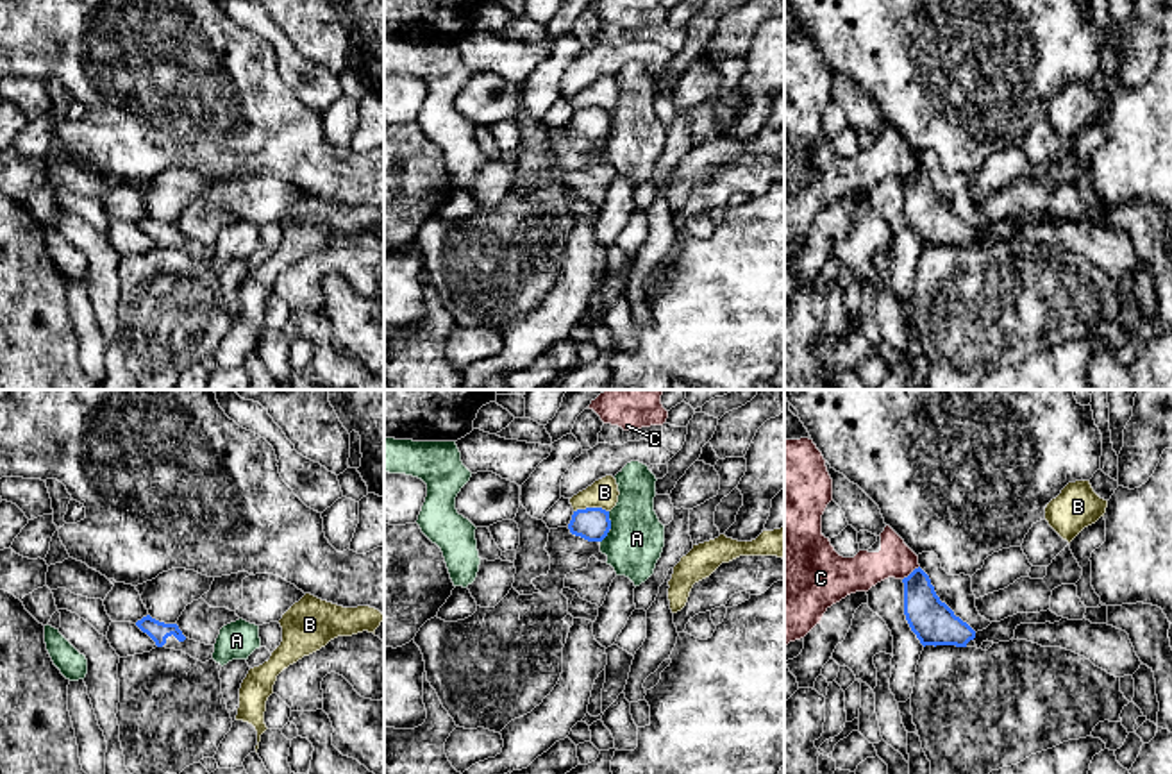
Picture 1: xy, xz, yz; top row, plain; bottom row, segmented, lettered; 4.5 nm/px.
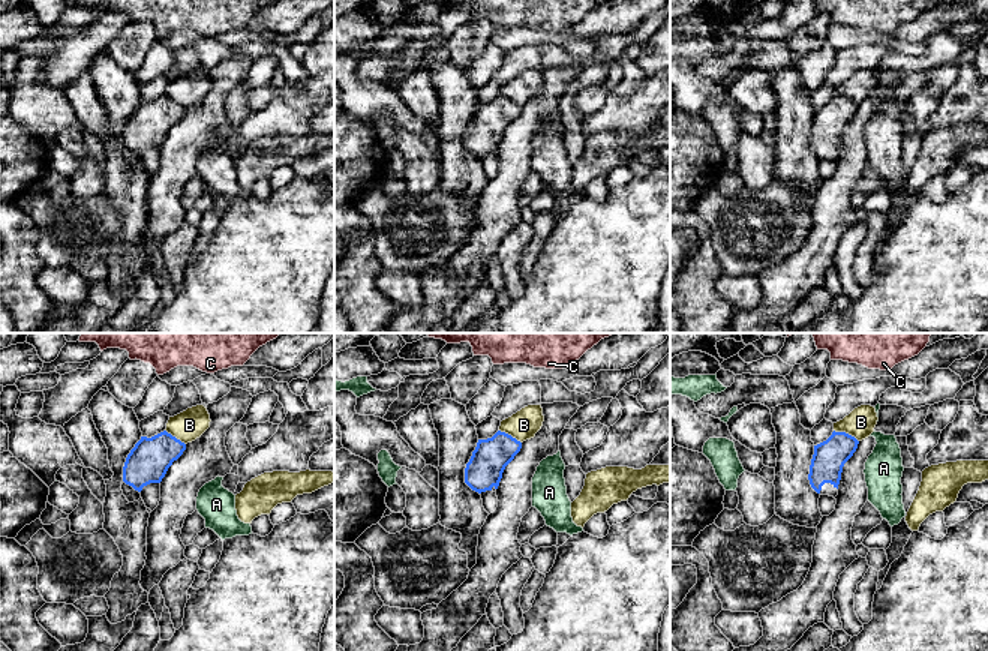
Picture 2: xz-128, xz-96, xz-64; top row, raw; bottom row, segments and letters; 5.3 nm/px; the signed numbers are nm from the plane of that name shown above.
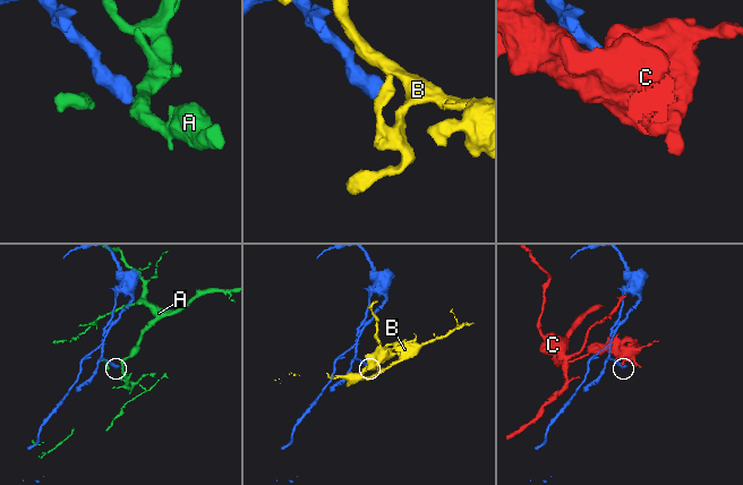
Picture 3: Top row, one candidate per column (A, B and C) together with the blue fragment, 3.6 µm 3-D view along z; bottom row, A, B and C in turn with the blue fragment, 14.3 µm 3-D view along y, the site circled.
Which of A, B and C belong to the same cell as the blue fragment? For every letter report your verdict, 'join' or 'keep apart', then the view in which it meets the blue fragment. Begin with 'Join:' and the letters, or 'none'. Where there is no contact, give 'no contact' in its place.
Join: none
A: keep apart; contact in xz
B: keep apart; contact in xz
C: keep apart; contact in yz

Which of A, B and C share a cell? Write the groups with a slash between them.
A / B / C

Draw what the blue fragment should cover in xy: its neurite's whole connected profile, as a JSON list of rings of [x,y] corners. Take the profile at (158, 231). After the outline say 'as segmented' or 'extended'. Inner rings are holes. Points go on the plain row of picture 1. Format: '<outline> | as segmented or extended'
[[[146,215],[138,220],[136,225],[146,232],[157,247],[182,250],[202,263],[213,257],[214,245],[186,238],[177,223],[164,223]]] | extended

